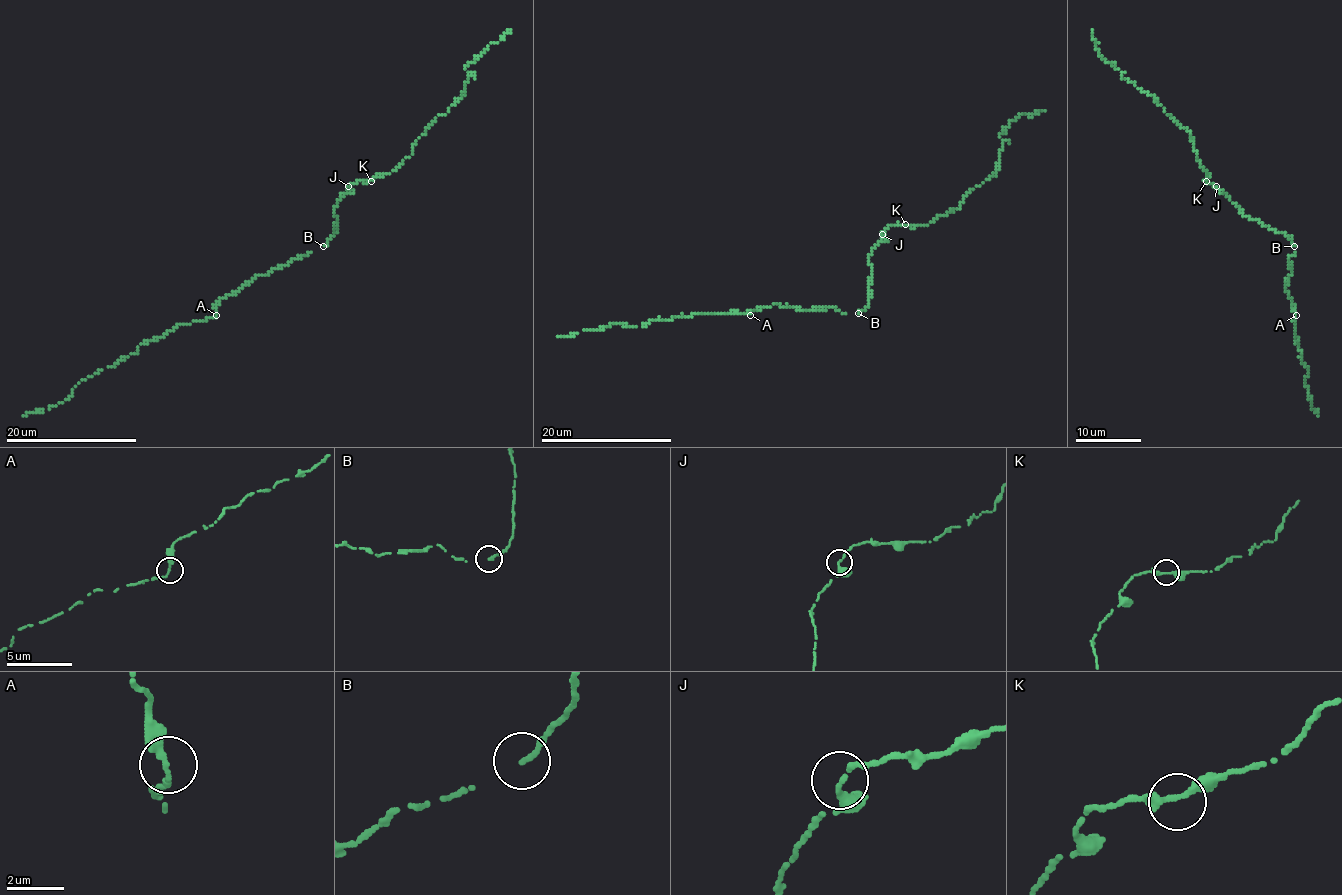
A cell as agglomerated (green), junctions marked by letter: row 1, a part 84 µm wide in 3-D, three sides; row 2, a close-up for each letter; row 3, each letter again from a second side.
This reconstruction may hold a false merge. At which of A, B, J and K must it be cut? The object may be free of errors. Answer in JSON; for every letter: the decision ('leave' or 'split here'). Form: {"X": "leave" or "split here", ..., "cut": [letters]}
{"A": "leave", "B": "leave", "J": "leave", "K": "leave", "cut": []}

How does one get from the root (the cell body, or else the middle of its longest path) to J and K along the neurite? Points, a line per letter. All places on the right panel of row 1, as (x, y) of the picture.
J: (1294, 246), (1286, 235), (1248, 219), (1216, 186)
K: (1294, 246), (1286, 235), (1248, 219), (1225, 194), (1206, 181)

